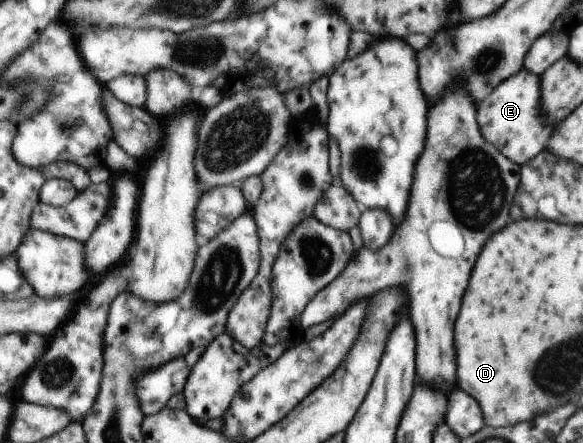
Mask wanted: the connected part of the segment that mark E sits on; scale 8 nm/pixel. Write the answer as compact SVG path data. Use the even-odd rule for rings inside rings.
M521 69L517 75L509 77L503 85L495 87L479 105L477 121L481 133L487 141L491 141L505 157L523 165L531 161L539 152L546 149L551 132L557 124L545 124L542 117L541 77L529 70Z

